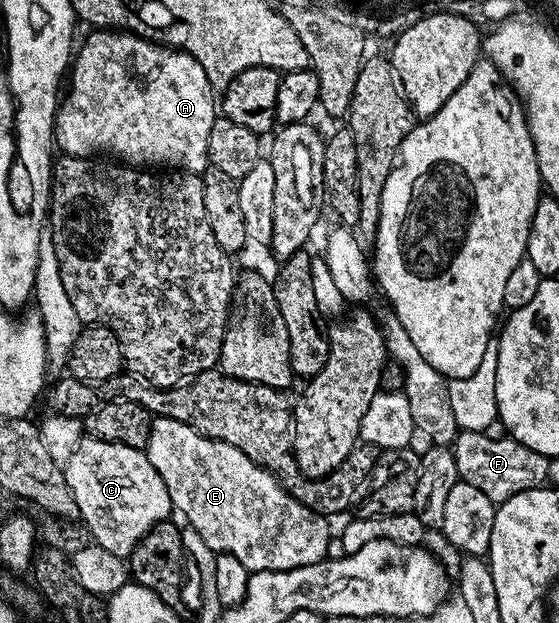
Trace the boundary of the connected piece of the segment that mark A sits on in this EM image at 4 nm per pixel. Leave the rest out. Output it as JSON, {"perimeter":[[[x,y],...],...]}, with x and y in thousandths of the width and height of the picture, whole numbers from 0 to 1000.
{"perimeter":[[[165,48],[152,61],[150,72],[138,75],[132,95],[125,103],[125,128],[129,136],[122,141],[122,156],[109,159],[97,194],[97,231],[109,246],[125,250],[170,252],[172,244],[195,244],[195,252],[215,260],[227,260],[236,266],[256,266],[265,273],[320,273],[322,276],[342,276],[345,279],[363,278],[374,268],[372,260],[372,223],[376,222],[376,202],[383,202],[390,185],[390,167],[379,162],[383,143],[377,132],[369,125],[369,112],[354,106],[354,100],[340,87],[322,82],[318,77],[297,77],[292,71],[279,71],[274,64],[258,64],[238,51],[218,51],[213,48]]]}

